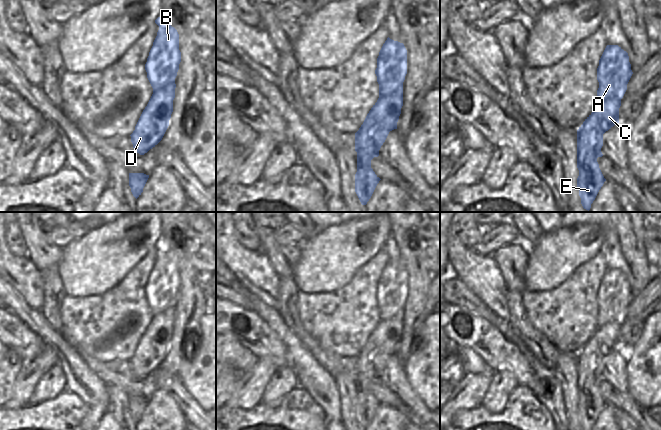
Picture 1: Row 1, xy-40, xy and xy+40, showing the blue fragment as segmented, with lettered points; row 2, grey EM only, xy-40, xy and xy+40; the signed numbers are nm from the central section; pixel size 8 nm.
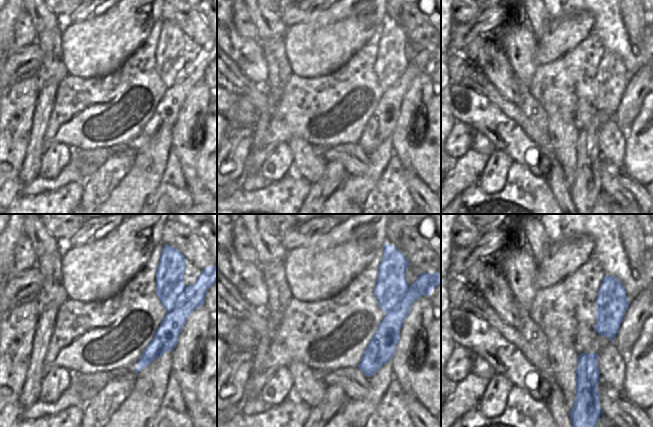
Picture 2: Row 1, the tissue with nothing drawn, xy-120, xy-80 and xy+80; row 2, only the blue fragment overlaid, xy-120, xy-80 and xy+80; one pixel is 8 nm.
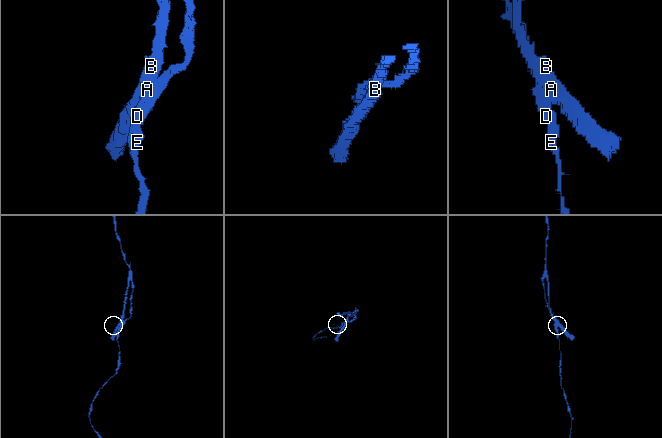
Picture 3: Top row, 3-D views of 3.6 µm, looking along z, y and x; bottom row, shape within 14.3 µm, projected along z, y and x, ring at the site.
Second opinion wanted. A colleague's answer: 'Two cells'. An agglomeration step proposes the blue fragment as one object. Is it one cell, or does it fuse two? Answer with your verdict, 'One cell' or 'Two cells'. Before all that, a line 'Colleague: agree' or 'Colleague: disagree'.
Colleague: agree
Two cells

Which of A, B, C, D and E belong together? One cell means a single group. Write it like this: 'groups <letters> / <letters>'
groups A B / C D E

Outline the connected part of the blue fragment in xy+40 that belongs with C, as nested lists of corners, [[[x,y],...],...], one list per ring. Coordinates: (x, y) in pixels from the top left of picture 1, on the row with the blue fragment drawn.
[[[618,98],[598,103],[577,130],[577,188],[581,204],[588,211],[606,181],[597,158],[603,156],[603,134],[619,123],[620,106]]]

